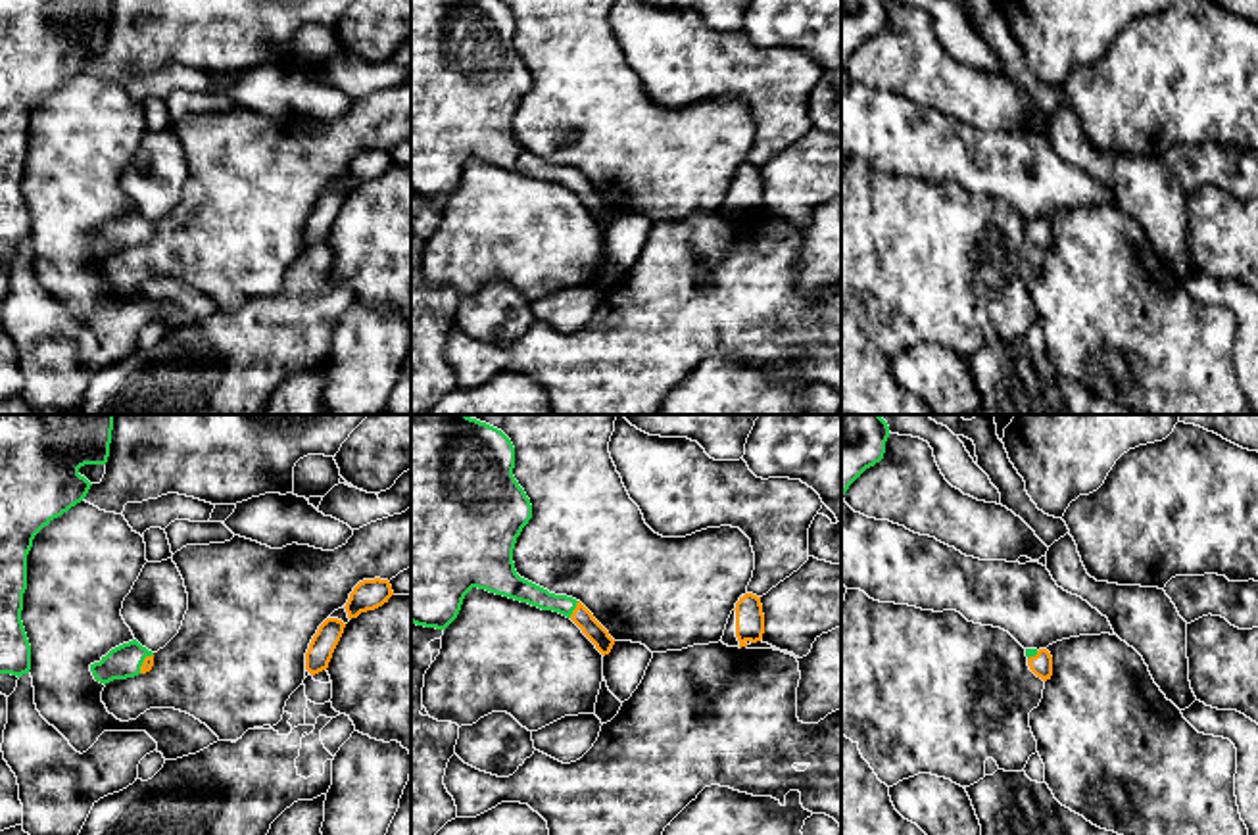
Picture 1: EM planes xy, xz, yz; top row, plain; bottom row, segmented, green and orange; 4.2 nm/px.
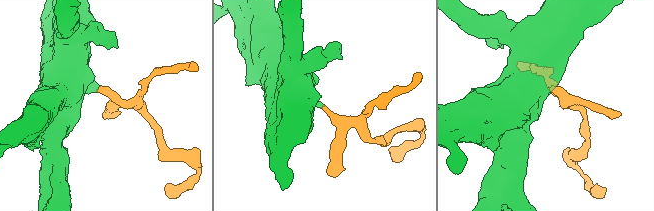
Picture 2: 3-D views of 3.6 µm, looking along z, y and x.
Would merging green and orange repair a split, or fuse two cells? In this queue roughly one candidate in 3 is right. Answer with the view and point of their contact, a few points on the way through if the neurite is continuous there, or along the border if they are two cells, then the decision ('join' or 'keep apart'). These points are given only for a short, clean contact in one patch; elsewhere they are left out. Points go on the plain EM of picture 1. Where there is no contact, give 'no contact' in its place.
meets green in xz at (575, 177); runs through xz (521, 160), (546, 171), (575, 177), (580, 185); join

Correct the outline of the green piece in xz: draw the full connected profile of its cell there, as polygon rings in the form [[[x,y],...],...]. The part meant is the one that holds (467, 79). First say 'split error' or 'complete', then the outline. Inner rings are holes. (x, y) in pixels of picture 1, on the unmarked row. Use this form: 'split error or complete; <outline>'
split error; [[[411,0],[411,192],[446,200],[465,165],[478,157],[570,188],[603,227],[609,225],[615,209],[580,171],[549,163],[517,144],[513,119],[532,88],[532,75],[513,38],[515,17],[501,0]]]

